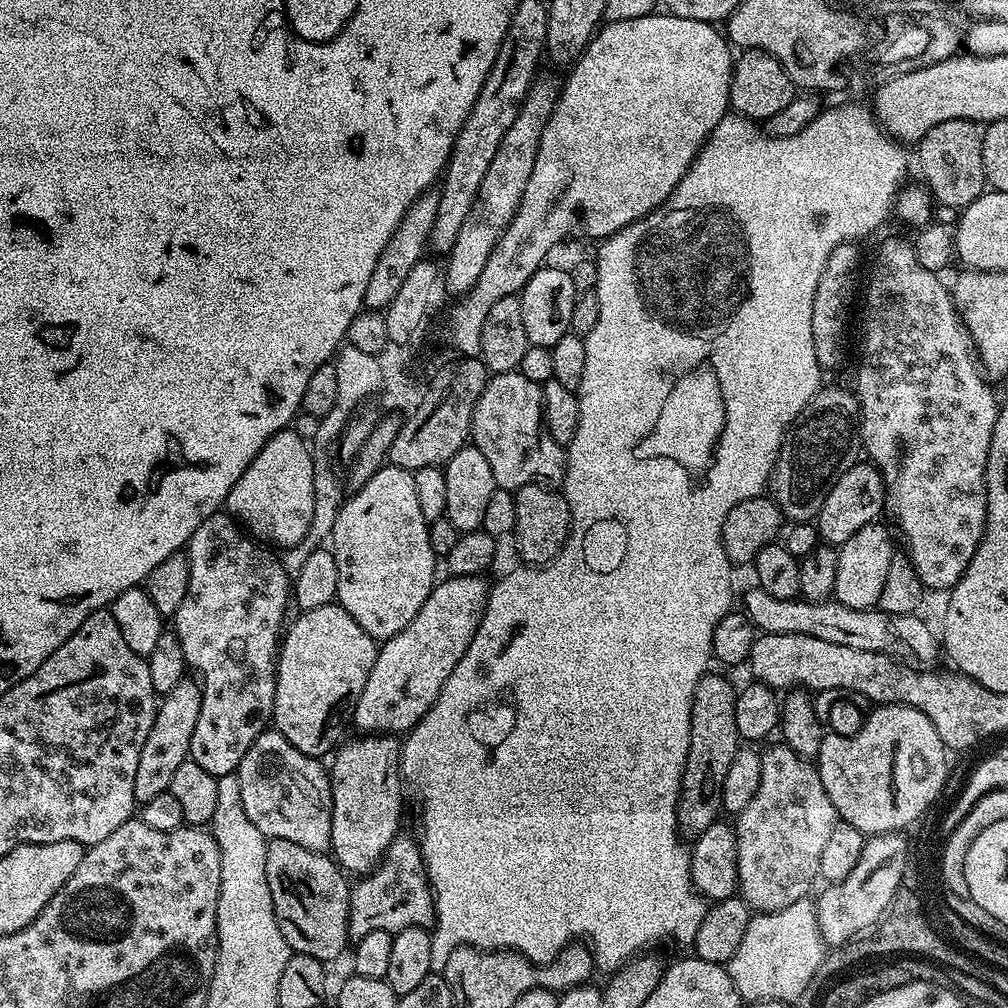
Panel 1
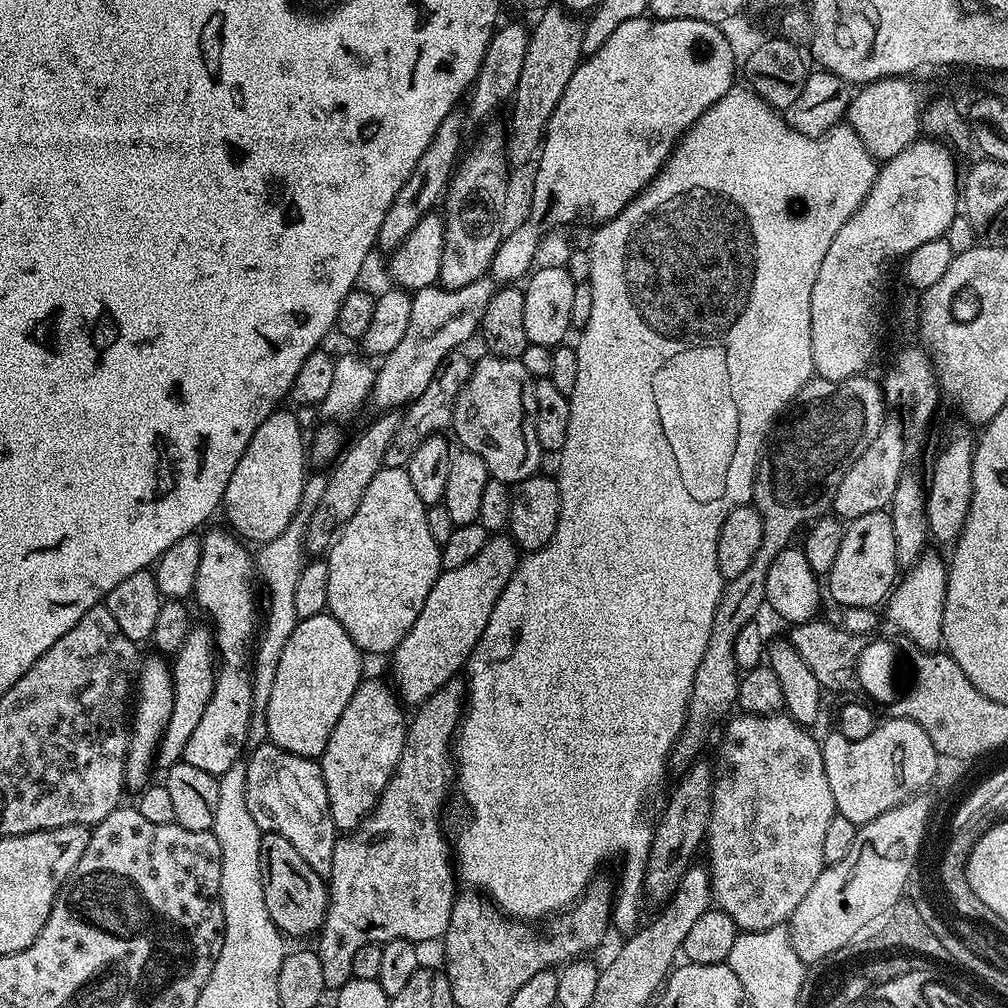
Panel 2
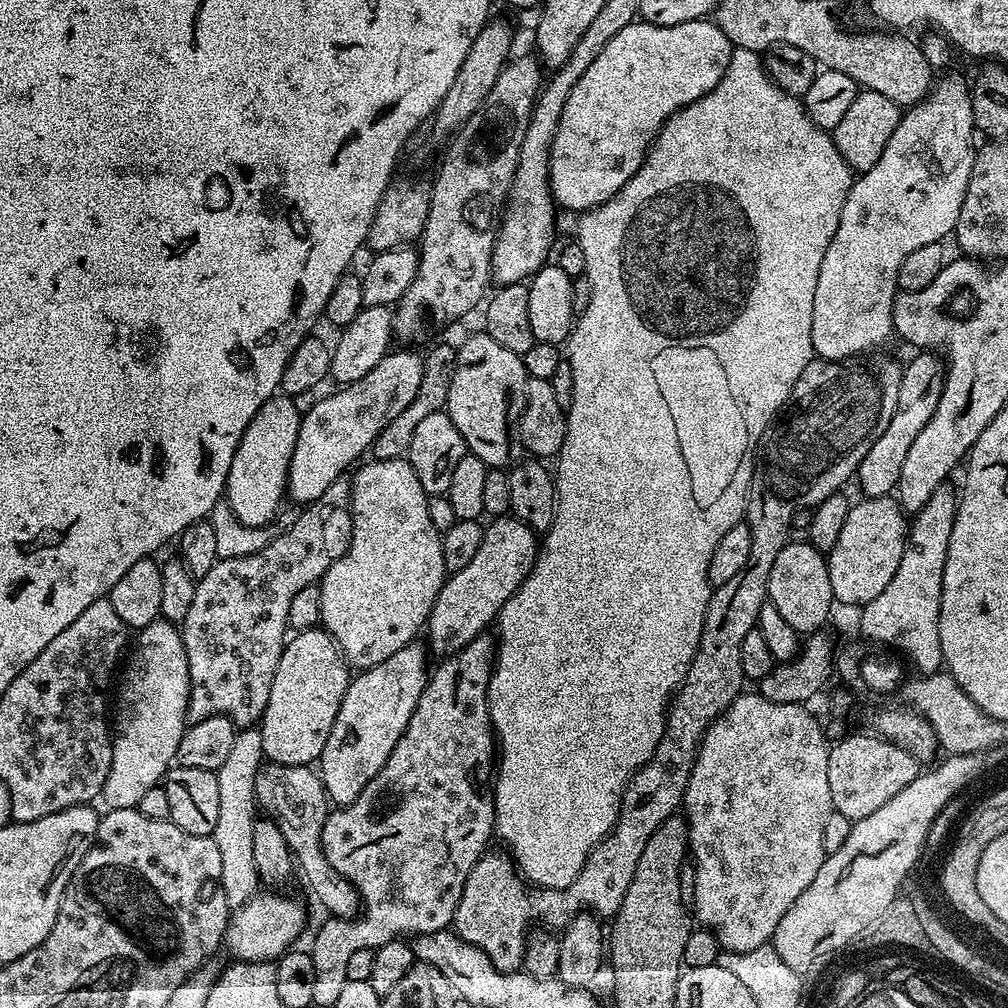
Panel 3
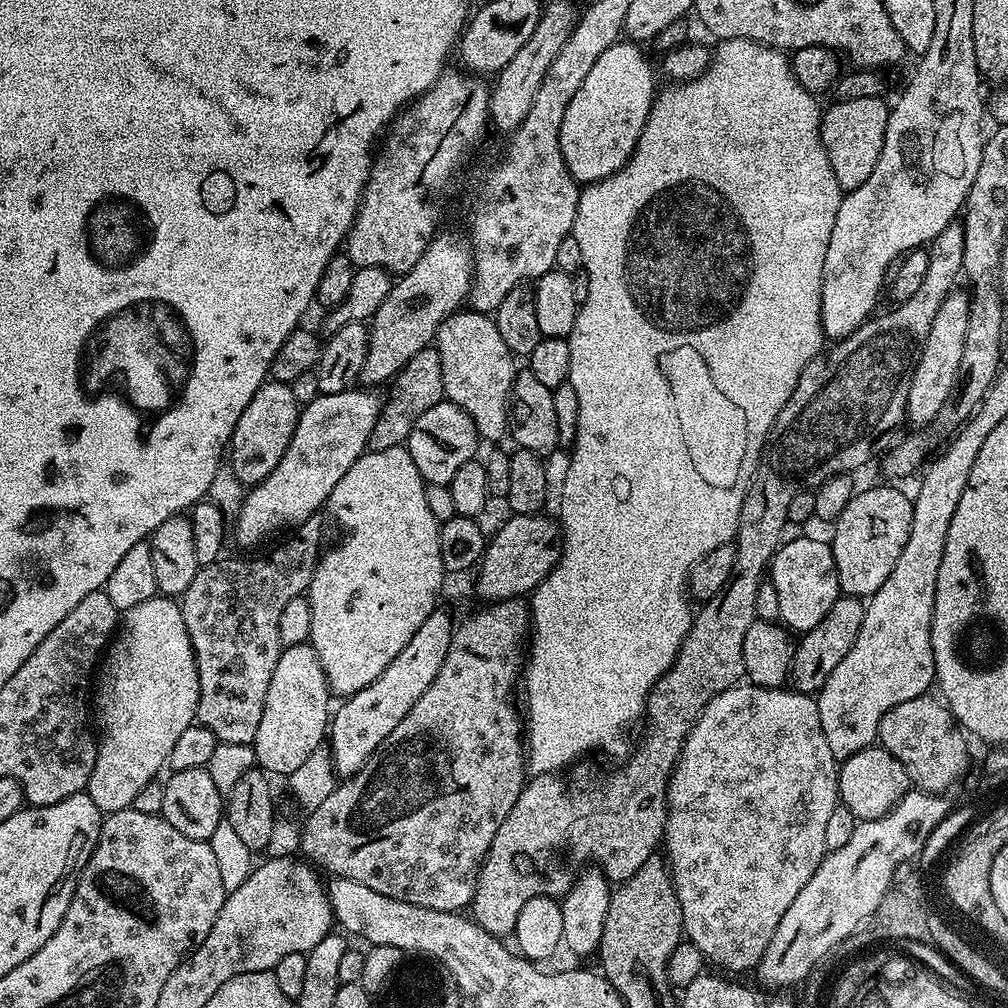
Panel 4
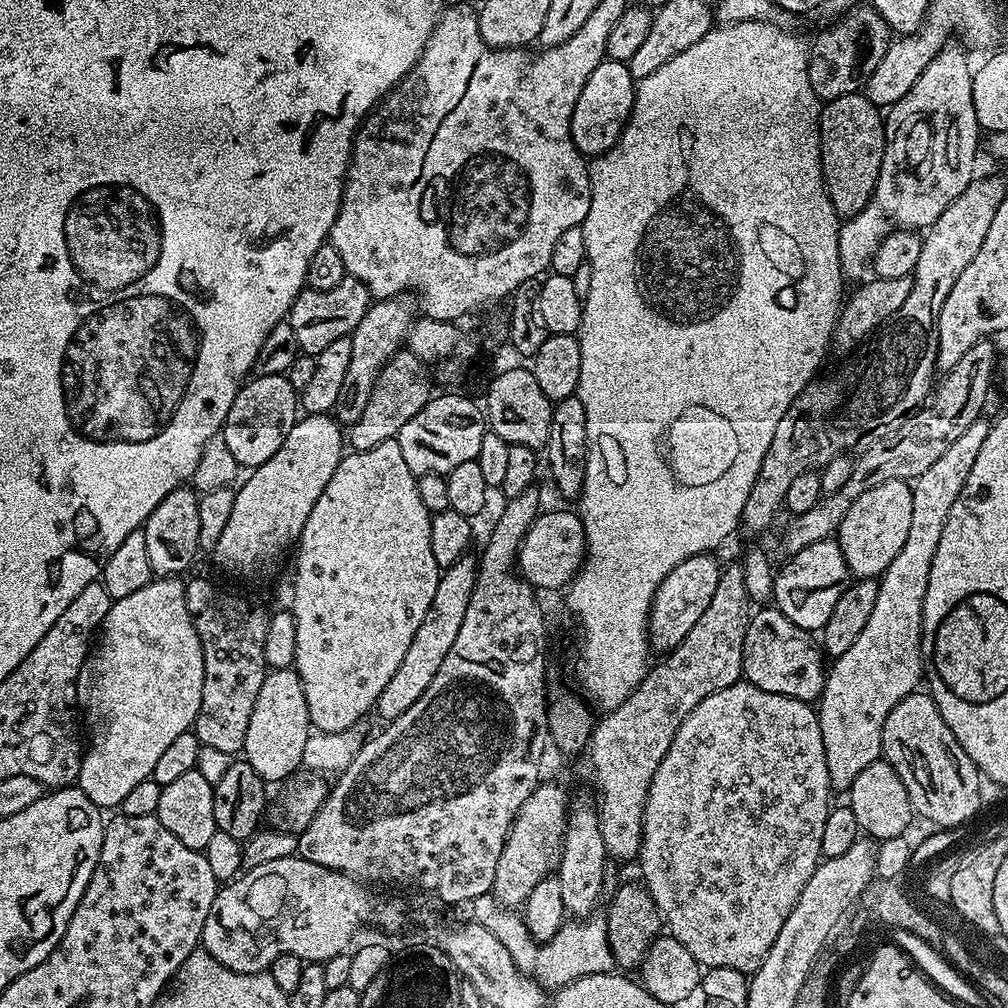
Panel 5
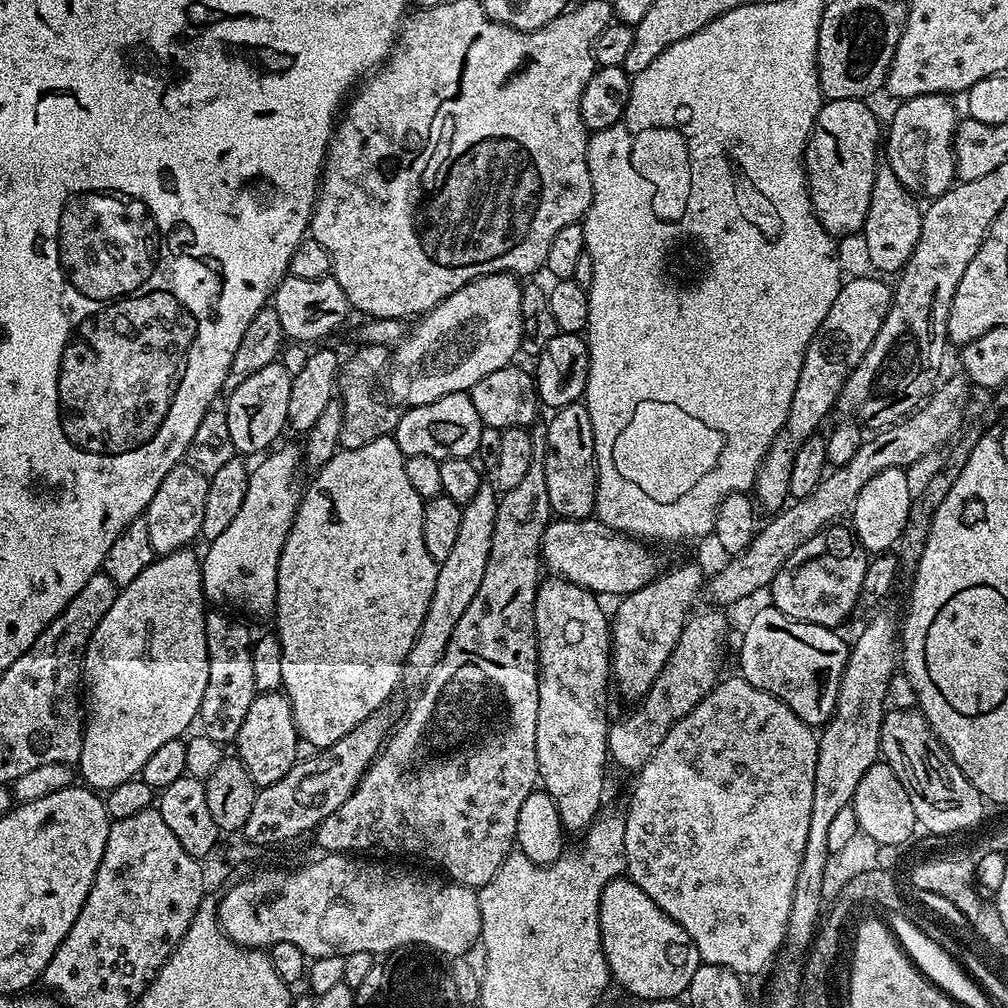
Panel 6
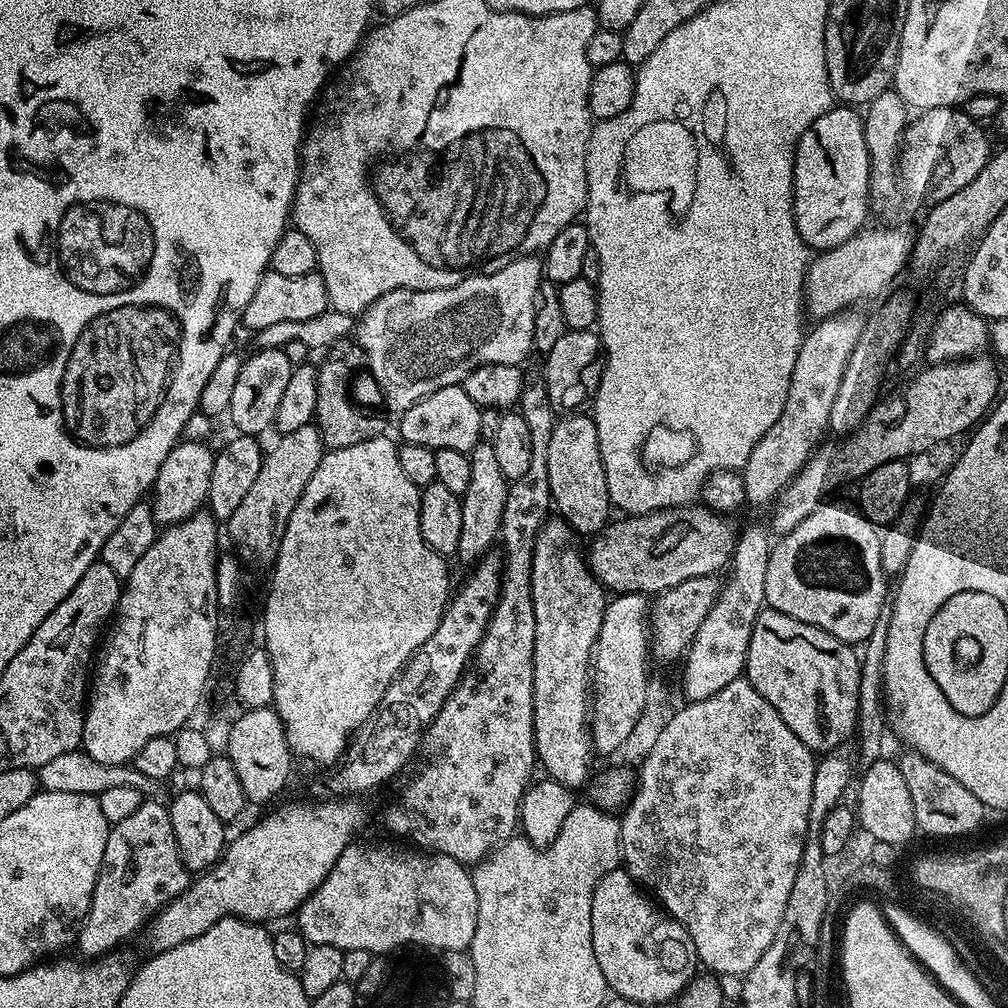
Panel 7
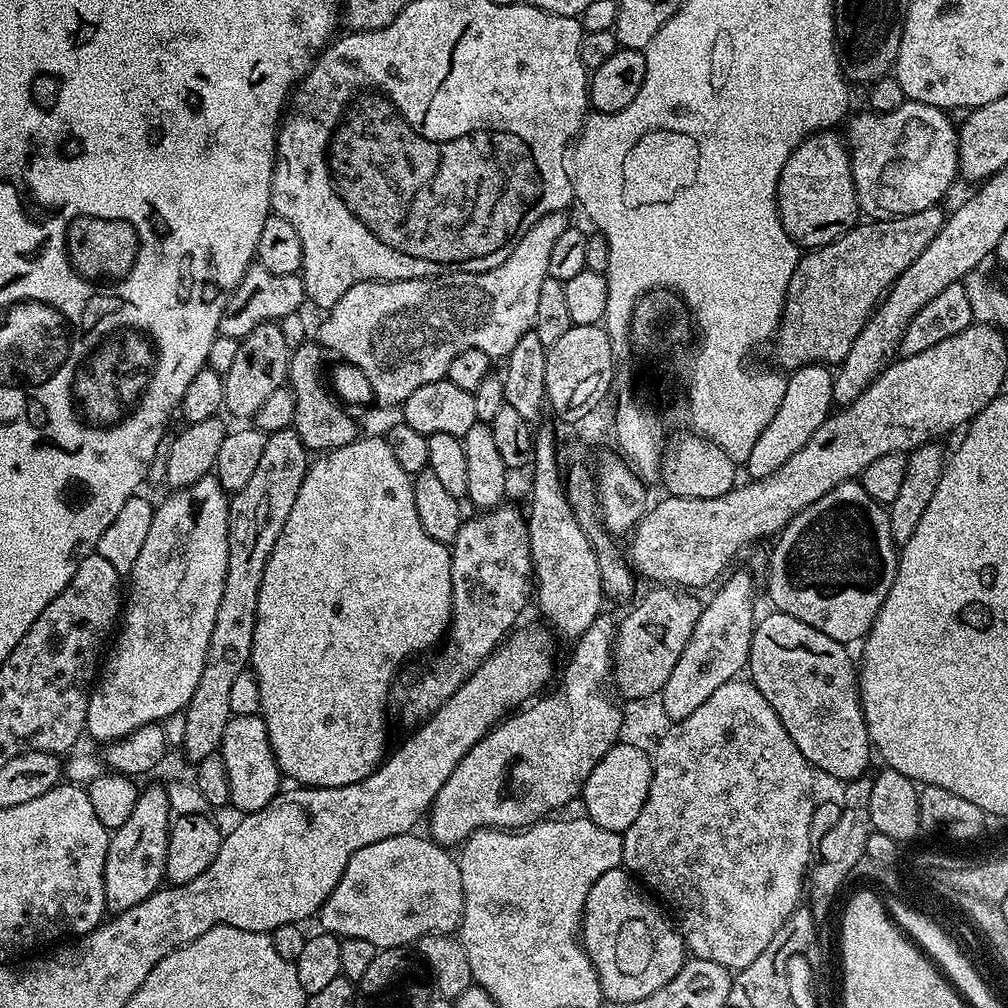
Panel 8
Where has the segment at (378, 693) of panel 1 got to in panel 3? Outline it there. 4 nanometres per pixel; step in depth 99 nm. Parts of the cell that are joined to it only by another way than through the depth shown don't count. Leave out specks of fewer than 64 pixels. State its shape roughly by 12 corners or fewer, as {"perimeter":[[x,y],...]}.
{"perimeter":[[495,517],[451,573],[426,644],[451,654],[499,617],[530,574],[538,536]]}

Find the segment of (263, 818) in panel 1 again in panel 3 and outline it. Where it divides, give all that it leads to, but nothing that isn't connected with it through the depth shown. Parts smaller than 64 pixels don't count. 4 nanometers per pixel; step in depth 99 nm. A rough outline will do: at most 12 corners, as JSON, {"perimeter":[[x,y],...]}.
{"perimeter":[[265,762],[254,790],[332,918],[360,895],[322,850],[330,811],[308,766]]}

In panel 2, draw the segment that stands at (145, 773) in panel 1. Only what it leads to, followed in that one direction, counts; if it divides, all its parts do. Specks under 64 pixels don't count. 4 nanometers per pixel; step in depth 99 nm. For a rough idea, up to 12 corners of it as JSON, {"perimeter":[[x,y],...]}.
{"perimeter":[[193,626],[170,667],[174,710],[155,767],[181,763],[212,697],[218,653]]}

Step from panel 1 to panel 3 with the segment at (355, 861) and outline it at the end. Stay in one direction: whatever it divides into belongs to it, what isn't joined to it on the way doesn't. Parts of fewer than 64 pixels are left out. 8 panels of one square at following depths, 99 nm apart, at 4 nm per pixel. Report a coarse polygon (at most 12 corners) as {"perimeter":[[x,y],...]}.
{"perimeter":[[402,646],[349,679],[318,775],[354,802],[390,758],[428,684]]}

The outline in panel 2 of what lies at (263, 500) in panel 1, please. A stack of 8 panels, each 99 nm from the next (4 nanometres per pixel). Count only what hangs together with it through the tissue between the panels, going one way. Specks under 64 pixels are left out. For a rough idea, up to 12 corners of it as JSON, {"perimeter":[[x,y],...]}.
{"perimeter":[[295,411],[254,430],[222,512],[257,545],[302,502],[306,432]]}

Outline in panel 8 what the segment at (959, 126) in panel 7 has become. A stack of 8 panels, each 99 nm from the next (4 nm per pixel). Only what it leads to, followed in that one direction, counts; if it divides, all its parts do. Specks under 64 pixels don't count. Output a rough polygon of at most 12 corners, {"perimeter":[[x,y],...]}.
{"perimeter":[[905,102],[847,121],[859,211],[937,207],[958,180],[947,111]]}

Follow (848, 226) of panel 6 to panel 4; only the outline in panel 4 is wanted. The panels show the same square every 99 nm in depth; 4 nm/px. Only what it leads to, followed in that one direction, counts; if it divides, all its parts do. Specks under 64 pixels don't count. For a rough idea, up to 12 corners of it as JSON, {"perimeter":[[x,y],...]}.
{"perimeter":[[879,95],[837,99],[820,117],[841,189],[878,166],[890,111]]}

